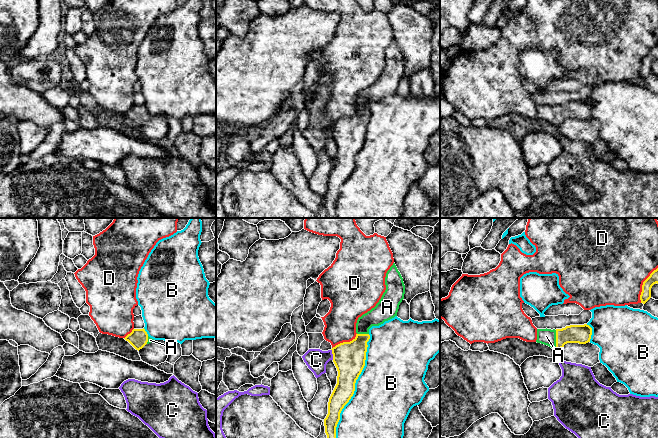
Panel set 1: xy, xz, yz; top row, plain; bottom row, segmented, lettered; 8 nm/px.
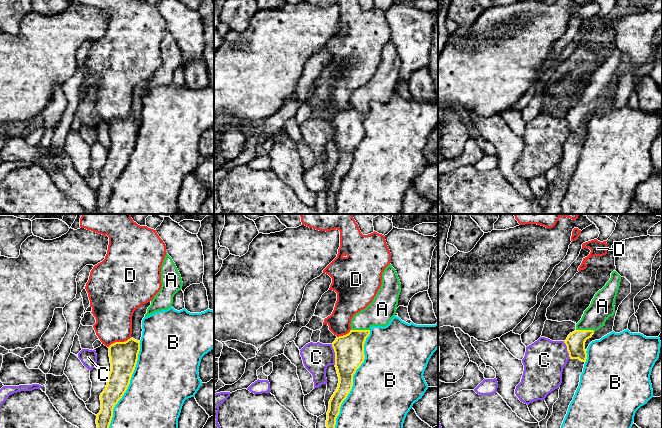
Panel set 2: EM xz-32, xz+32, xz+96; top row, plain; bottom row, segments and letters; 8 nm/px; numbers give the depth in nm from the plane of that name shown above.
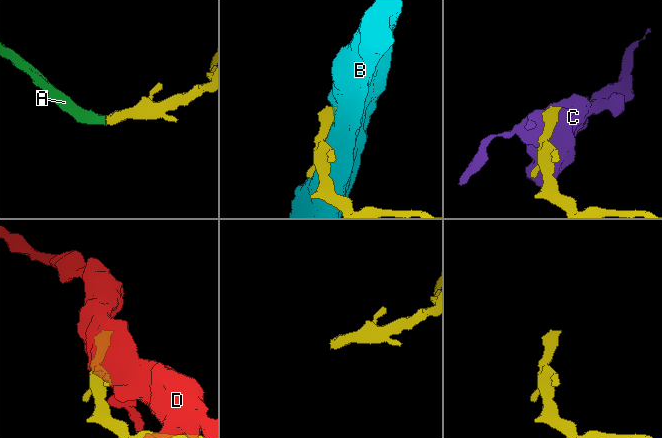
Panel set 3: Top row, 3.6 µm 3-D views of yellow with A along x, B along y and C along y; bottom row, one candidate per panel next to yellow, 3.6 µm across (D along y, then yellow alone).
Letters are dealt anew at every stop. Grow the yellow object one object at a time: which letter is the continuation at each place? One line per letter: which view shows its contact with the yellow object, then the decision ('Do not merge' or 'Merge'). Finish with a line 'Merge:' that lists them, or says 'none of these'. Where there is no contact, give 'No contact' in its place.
A: Touches yellow in yz. Merge
B: Touches yellow in xz. Do not merge
C: Touches yellow in xz. Do not merge
D: Touches yellow in yz. Do not merge
Merge: A

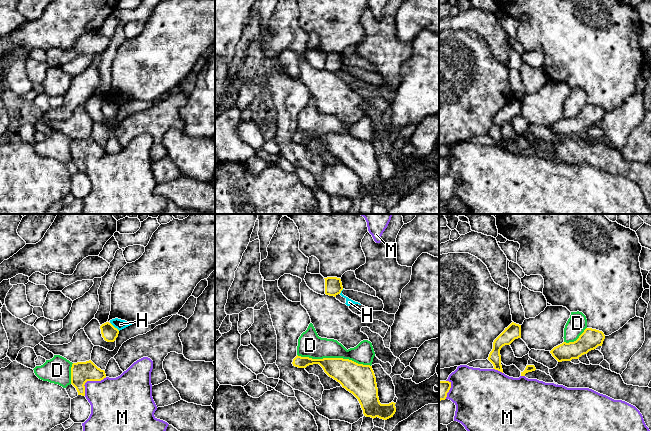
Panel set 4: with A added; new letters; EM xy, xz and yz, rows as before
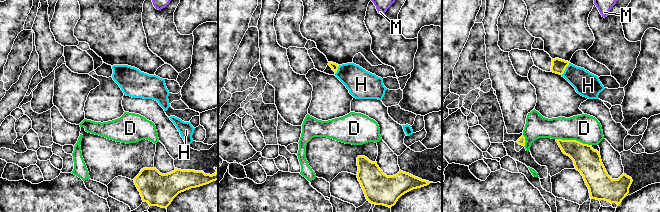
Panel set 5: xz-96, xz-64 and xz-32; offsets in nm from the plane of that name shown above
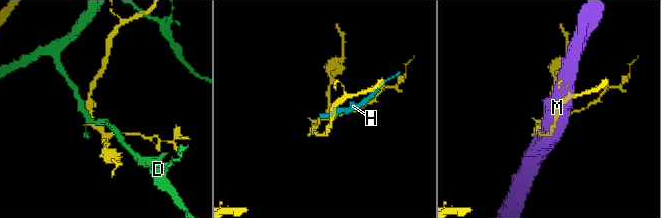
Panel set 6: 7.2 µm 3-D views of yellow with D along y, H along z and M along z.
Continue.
D: Touches yellow in xz. Do not merge
H: Touches yellow in xy. Do not merge
M: Touches yellow in xy. Do not merge
Merge: none of these

